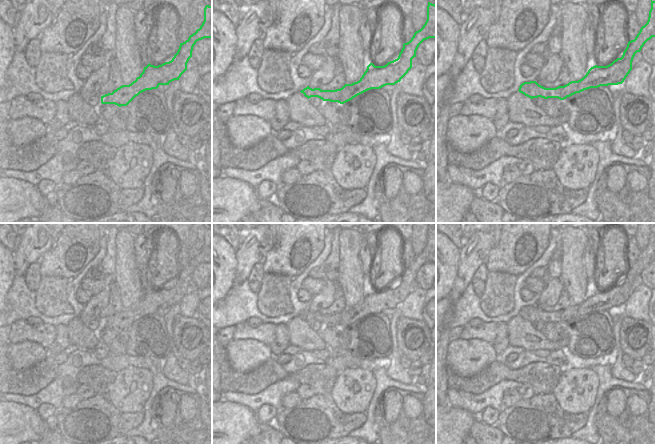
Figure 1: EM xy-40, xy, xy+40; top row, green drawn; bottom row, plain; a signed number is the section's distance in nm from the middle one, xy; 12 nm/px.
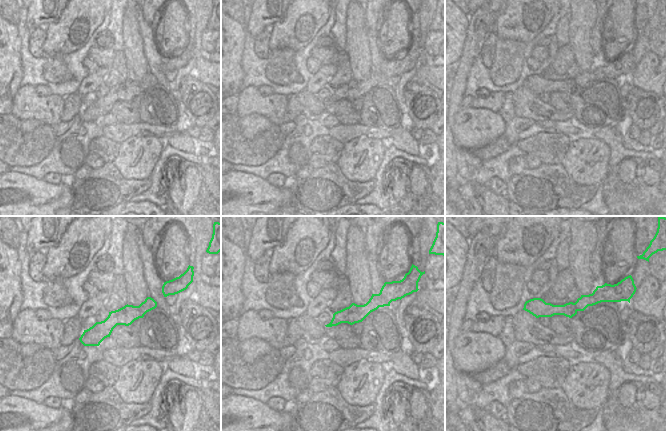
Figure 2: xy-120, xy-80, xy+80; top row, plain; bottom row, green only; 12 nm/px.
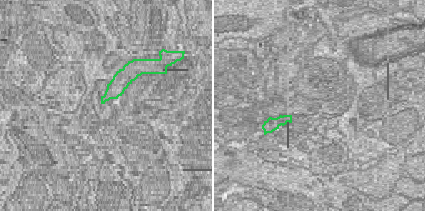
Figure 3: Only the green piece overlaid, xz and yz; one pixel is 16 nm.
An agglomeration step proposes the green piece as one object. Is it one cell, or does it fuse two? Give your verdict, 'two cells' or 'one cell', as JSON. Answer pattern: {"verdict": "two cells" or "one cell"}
{"verdict": "two cells"}

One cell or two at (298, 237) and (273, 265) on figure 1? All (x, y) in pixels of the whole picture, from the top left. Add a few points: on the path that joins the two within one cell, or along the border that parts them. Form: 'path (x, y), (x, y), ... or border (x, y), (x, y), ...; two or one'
path (292, 244), (278, 258); one

